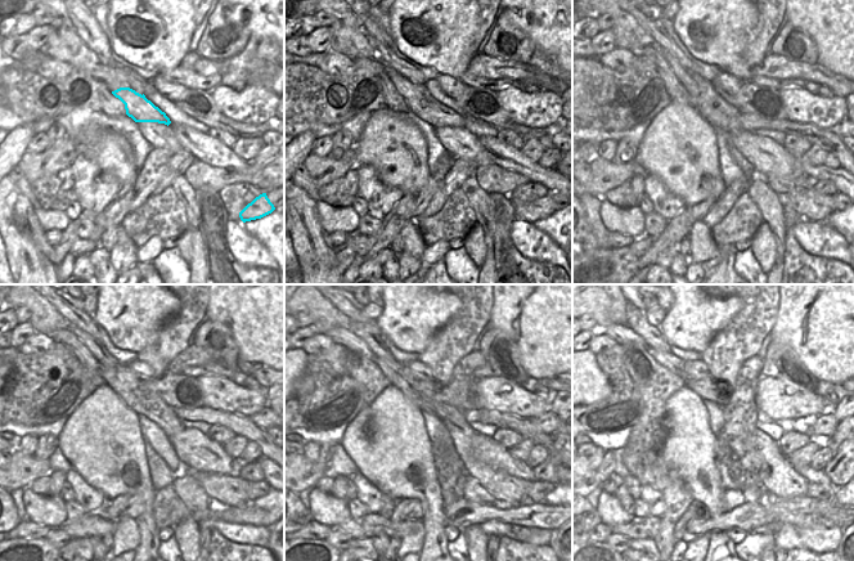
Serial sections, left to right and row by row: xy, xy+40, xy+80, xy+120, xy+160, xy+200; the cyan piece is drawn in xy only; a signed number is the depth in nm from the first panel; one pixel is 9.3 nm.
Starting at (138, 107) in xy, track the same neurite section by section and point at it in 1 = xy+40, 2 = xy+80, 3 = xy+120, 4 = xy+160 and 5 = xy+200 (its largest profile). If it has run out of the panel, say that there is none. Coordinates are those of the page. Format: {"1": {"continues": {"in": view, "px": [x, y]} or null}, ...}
{"1": {"continues": {"in": "xy+40", "px": [421, 103]}}, "2": {"continues": {"in": "xy+80", "px": [702, 95]}}, "3": {"continues": {"in": "xy+120", "px": [120, 378]}}, "4": {"continues": {"in": "xy+160", "px": [502, 485]}}, "5": {"continues": {"in": "xy+200", "px": [783, 481]}}}

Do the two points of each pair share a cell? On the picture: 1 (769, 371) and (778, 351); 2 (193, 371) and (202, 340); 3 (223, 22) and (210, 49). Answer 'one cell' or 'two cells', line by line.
1: one cell
2: two cells
3: one cell

